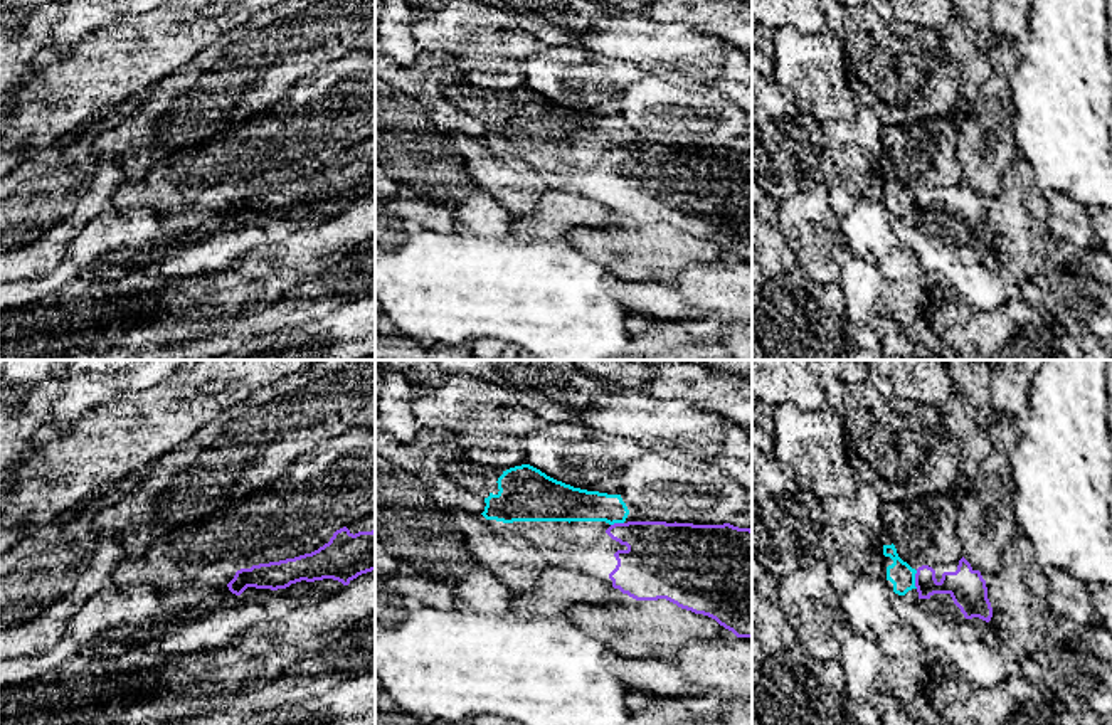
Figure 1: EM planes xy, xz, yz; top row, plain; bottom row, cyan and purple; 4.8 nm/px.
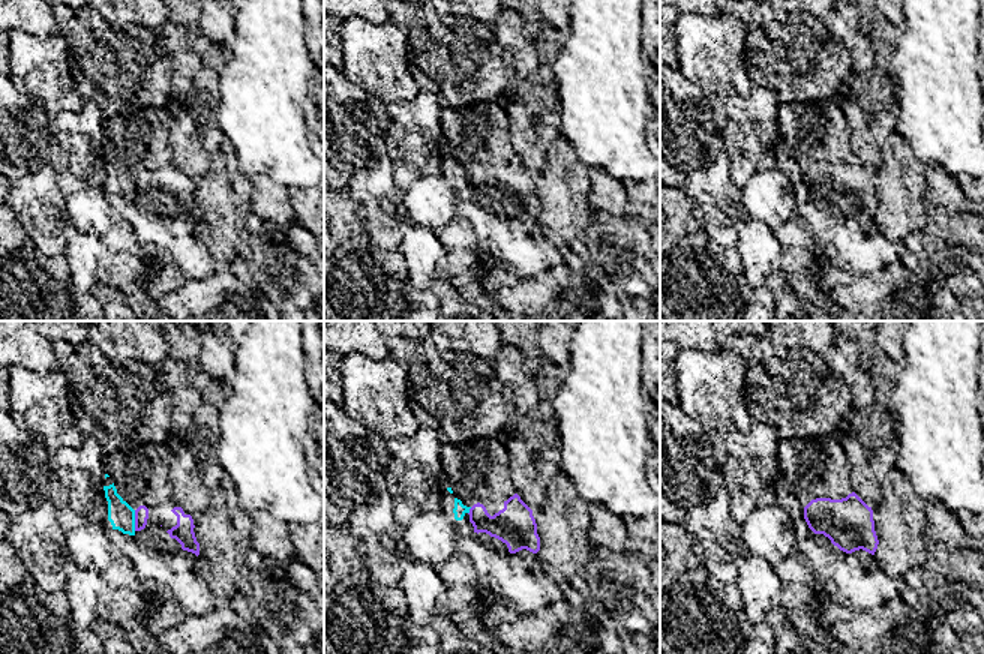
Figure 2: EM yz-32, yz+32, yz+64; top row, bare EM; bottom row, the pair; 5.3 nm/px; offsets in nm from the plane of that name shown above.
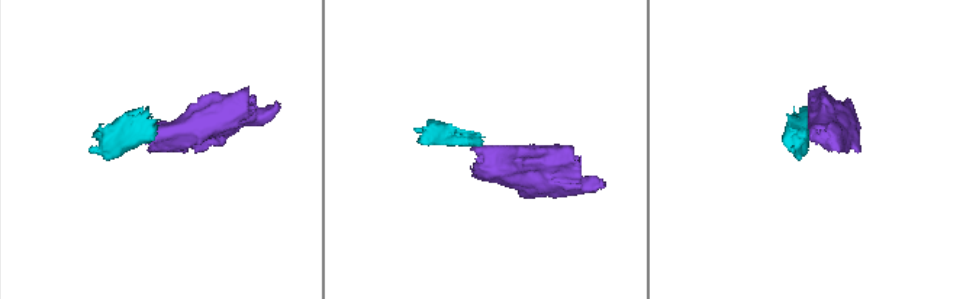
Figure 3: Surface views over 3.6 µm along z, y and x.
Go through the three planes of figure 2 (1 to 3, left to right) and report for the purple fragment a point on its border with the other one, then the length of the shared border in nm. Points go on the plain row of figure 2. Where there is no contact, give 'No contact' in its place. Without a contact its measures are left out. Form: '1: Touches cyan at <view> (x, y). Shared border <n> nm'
1: Touches cyan at yz-32 (134, 185). Shared border 110 nm
2: Touches cyan at yz+32 (468, 174). Shared border 40 nm
3: No contact

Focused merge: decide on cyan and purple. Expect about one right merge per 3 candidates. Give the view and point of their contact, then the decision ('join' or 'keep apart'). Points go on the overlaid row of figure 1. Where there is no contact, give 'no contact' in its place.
yz (914, 579) | keep apart

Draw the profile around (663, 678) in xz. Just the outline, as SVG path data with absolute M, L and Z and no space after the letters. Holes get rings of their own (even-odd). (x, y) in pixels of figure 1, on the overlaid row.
M612 656L609 671L631 693L648 693L658 698L685 696L683 675L671 659L629 659Z

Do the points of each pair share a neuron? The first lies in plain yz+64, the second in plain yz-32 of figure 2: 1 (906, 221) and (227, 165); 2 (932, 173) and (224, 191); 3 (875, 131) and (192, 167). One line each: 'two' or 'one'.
1: one
2: two
3: one

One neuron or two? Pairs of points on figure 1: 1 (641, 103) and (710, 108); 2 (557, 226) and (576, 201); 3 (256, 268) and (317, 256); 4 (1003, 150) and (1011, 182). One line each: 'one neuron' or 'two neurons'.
1: one neuron
2: one neuron
3: one neuron
4: two neurons

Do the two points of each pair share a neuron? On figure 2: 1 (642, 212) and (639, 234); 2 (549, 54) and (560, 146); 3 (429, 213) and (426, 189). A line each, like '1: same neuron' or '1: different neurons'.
1: different neurons
2: different neurons
3: same neuron

